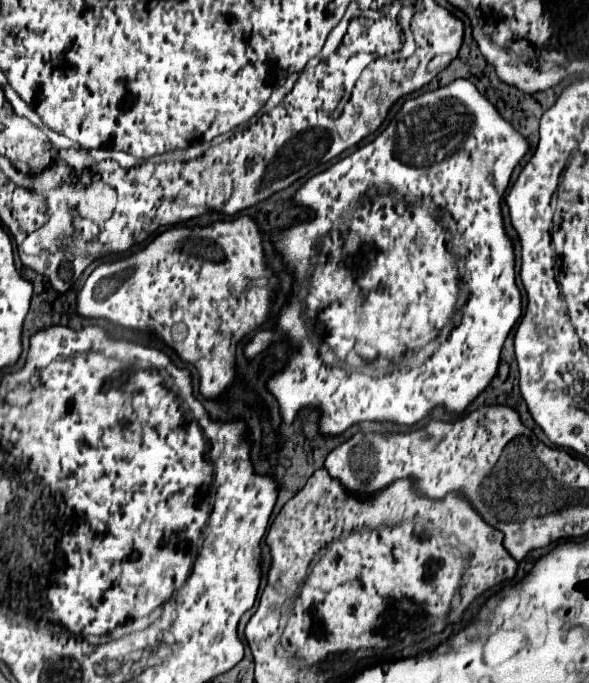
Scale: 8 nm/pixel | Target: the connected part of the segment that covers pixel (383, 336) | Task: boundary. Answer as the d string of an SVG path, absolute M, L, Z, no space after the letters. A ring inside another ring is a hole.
M454 80L444 88L406 100L402 110L376 140L342 158L326 172L310 178L296 192L296 204L312 208L314 218L274 234L272 240L296 274L297 293L291 293L284 306L280 318L282 330L258 332L244 348L248 358L256 356L280 334L290 336L290 340L300 346L300 352L290 356L288 366L268 380L268 390L276 396L284 422L290 424L304 406L318 406L322 410L322 434L336 436L348 426L364 420L388 420L412 426L436 406L444 406L450 412L462 412L490 384L498 370L502 344L522 314L522 296L514 282L514 250L502 226L500 204L510 174L526 150L528 142L524 136L520 136L498 114L472 82ZM432 208L440 210L440 214L450 214L458 232L468 238L464 240L464 260L458 260L460 256L446 248L446 232L430 216ZM340 222L348 224L346 232L340 232ZM314 228L326 232L314 236ZM462 288L466 292L462 318L456 320L448 336L440 338L442 330L448 330L450 326L448 320ZM436 338L440 340L440 346L422 366L394 364L400 358L412 356L412 352L418 352L424 344ZM322 342L336 352L342 364L324 364L320 356Z

